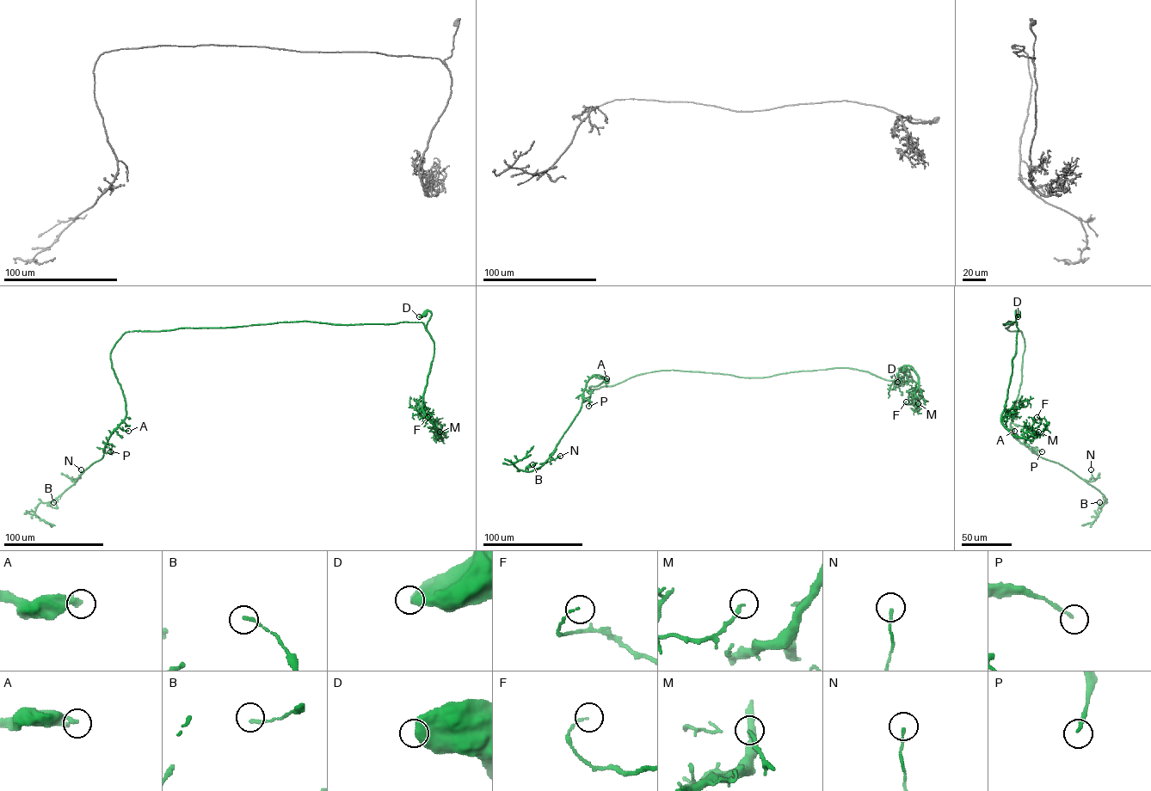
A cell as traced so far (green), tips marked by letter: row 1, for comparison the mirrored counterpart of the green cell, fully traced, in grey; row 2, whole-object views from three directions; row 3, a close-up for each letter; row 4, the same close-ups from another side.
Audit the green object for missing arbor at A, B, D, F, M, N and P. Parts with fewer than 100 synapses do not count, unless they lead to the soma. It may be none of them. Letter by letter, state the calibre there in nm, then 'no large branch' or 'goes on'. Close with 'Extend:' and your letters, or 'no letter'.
A: 320 nm | no large branch
B: 160 nm | no large branch
D: 700 nm | no large branch
F: 80 nm | no large branch
M: 180 nm | no large branch
N: 130 nm | no large branch
P: 170 nm | no large branch
Extend: no letter

